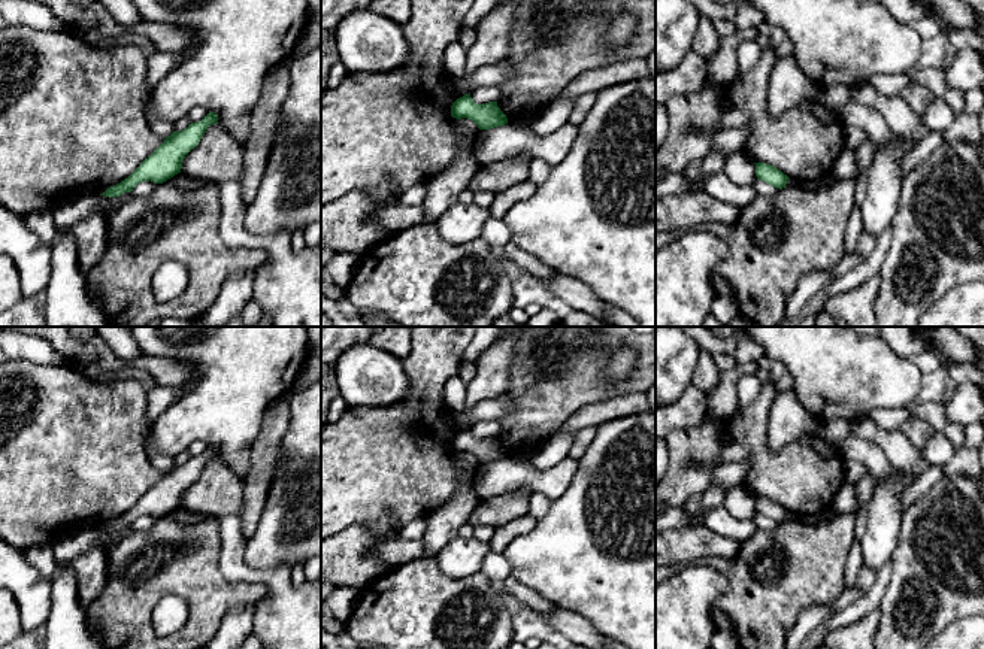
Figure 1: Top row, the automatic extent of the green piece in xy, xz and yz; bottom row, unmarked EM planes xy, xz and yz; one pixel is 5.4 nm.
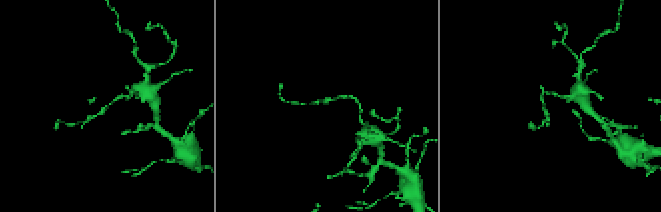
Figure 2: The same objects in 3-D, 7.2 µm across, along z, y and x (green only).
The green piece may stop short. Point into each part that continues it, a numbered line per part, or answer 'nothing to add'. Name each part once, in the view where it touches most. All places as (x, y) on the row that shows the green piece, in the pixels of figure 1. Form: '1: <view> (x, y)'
nothing to add

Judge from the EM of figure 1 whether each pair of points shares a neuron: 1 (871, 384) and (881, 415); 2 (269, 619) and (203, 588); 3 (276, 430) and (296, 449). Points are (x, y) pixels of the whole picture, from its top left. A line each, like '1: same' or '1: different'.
1: different
2: different
3: different

